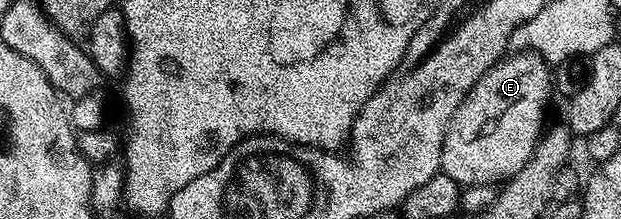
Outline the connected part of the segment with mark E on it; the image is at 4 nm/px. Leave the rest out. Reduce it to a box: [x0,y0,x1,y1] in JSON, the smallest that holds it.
[440,52,552,188]

